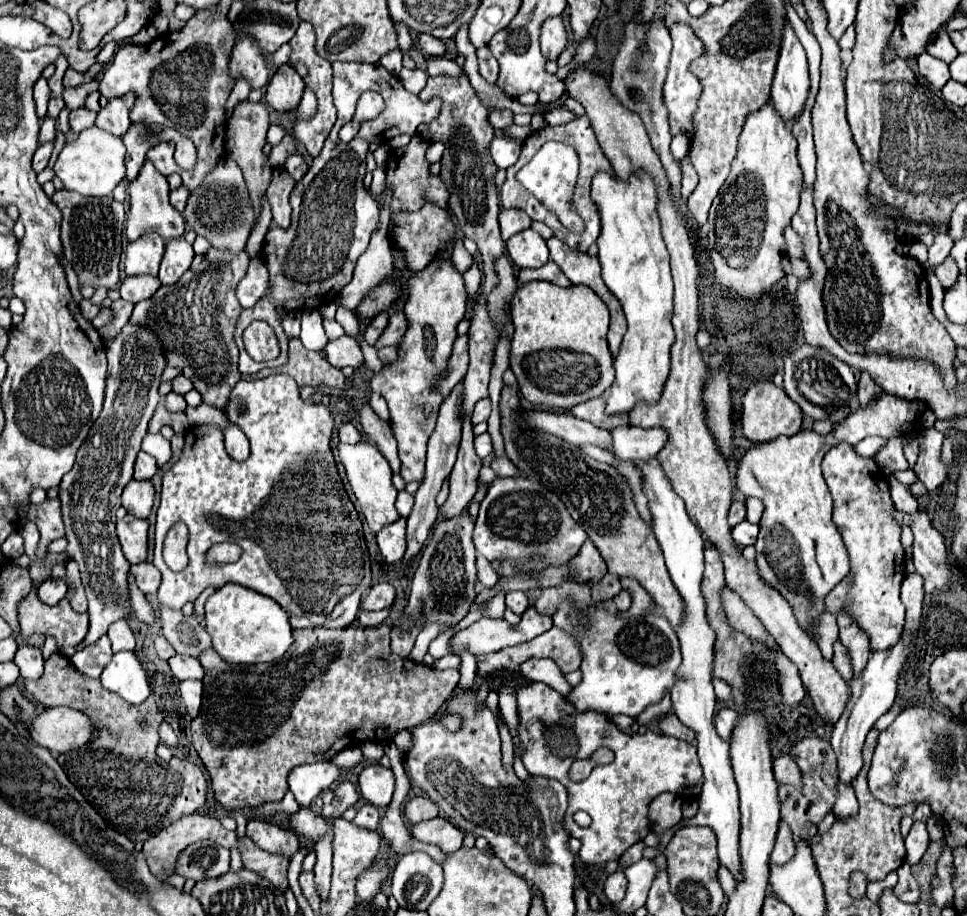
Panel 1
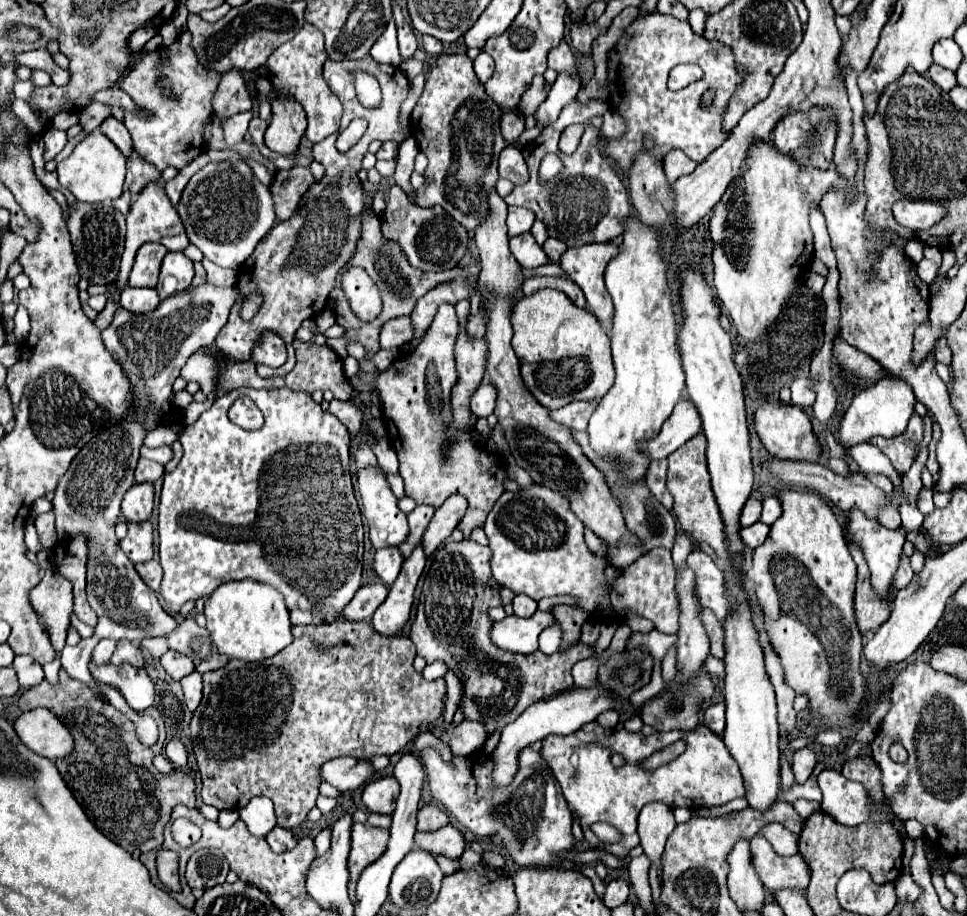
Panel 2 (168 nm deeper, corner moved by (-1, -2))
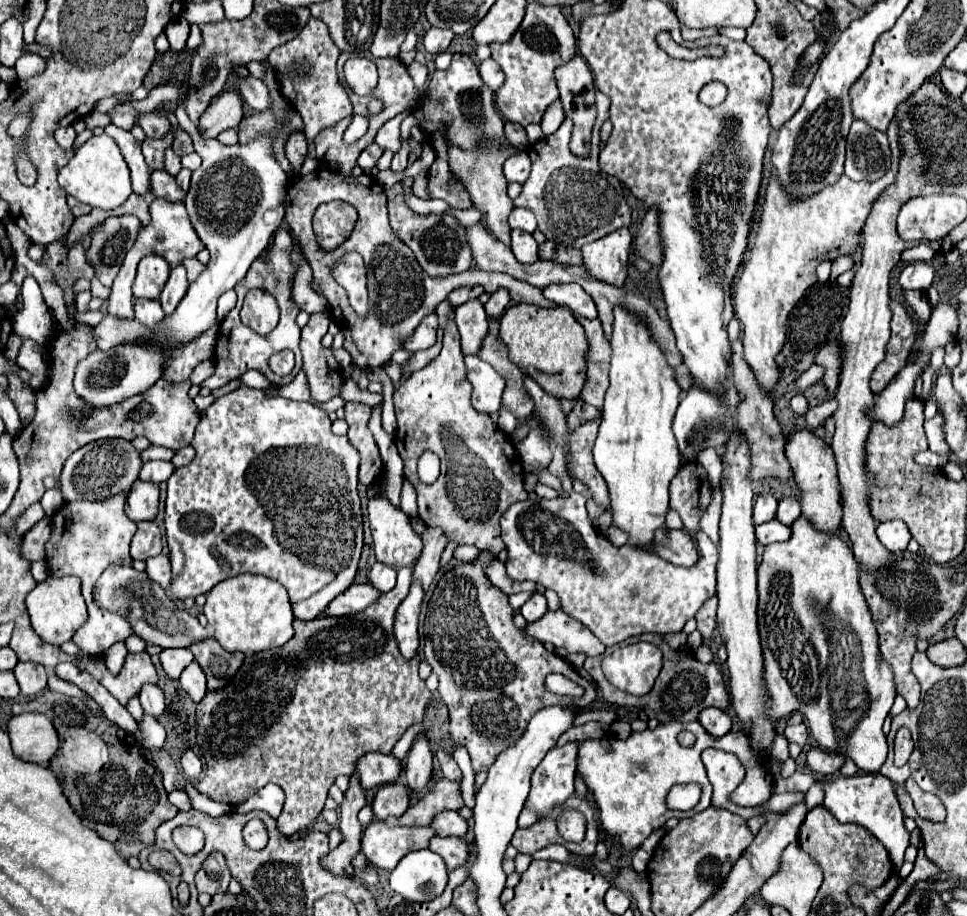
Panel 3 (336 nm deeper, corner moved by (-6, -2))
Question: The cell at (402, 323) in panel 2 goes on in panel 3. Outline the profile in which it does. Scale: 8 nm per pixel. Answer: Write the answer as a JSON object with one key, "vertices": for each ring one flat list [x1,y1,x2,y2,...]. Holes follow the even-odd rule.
{"vertices":[[431,313,427,315,421,325,415,329,413,337,405,341,407,351,419,351,419,349,429,349,437,339,437,315]]}

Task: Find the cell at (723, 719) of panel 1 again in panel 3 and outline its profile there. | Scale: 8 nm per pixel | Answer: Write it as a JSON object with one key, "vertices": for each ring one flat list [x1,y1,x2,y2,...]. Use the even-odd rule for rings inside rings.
{"vertices":[[709,707,709,709,701,711,697,721,715,737,723,737,731,729,731,717,717,707]]}

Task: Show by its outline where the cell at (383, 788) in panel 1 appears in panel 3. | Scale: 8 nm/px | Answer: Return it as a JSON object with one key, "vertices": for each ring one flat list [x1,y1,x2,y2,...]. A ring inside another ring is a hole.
{"vertices":[[391,783,391,785,379,787,371,807,373,807,375,817,379,821,385,821,387,817,401,817,407,811,409,803,411,803,409,789,405,785]]}

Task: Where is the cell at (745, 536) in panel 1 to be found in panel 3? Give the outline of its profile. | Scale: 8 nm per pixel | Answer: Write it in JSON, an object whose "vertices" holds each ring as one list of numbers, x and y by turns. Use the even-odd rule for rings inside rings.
{"vertices":[[773,519,771,523,763,523,755,527,755,535,757,541,761,545,769,545,769,543,777,543,777,541,787,541,791,537,791,527,781,525,781,521]]}

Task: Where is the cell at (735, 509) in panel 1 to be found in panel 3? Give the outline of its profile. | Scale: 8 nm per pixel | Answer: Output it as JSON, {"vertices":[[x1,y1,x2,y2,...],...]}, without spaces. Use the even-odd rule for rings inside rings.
{"vertices":[[759,495,755,505,753,505,753,521,755,525,761,525,761,523,767,523,775,517,777,513,777,499,773,495]]}

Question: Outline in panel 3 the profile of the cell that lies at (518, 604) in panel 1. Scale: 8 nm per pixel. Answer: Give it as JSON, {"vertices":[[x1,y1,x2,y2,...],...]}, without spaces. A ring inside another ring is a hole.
{"vertices":[[535,593,523,607,521,607,521,615,531,623,541,619,547,613,547,599,541,593]]}

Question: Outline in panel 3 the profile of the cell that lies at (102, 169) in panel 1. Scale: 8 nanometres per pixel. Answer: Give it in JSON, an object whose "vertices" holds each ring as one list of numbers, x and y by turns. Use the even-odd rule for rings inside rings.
{"vertices":[[109,135,91,137,85,141,73,155,73,159,59,171,59,185,67,191,67,195,75,197,81,203,87,203,91,207,99,209,115,209,127,201,127,197,133,193,131,179,129,179,129,167,113,139]]}

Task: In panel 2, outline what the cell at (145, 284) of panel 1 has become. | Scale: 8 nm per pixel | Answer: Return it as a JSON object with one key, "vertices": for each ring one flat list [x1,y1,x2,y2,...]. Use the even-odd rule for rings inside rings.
{"vertices":[[124,287,122,295,120,295,120,303,126,311,130,313,146,313,146,311,154,311,160,303,156,289,132,289,132,287]]}

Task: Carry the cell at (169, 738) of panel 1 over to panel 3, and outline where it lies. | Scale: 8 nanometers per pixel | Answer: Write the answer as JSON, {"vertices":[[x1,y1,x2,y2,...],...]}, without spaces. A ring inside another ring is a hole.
{"vertices":[[193,751,181,753,181,767,183,767,185,775,191,777,191,779,197,779,199,773,201,773,201,761]]}

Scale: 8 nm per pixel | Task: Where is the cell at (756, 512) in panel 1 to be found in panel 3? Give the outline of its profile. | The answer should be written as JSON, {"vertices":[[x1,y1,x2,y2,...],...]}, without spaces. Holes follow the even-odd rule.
{"vertices":[[785,497,779,501,779,509,777,509,777,519,783,525,791,525,797,517,801,515,801,503,793,497]]}

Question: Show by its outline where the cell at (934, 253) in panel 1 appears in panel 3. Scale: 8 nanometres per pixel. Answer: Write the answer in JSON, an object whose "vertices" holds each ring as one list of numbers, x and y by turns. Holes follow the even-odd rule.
{"vertices":[[911,263,901,271,897,283,905,291,909,291,909,289,925,291,935,281,935,275,937,273,935,273,935,269,931,265,927,265,927,263]]}

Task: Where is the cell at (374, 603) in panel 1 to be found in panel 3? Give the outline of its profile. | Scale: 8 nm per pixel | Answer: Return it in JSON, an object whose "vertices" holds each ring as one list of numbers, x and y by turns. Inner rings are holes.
{"vertices":[[353,583,353,587,345,589,341,595,337,595,337,599,333,599,333,603,329,603,329,607,325,609,325,615,331,617,343,617,343,615,351,615,357,611,363,611,367,605,375,603,379,597,379,593,365,585]]}

